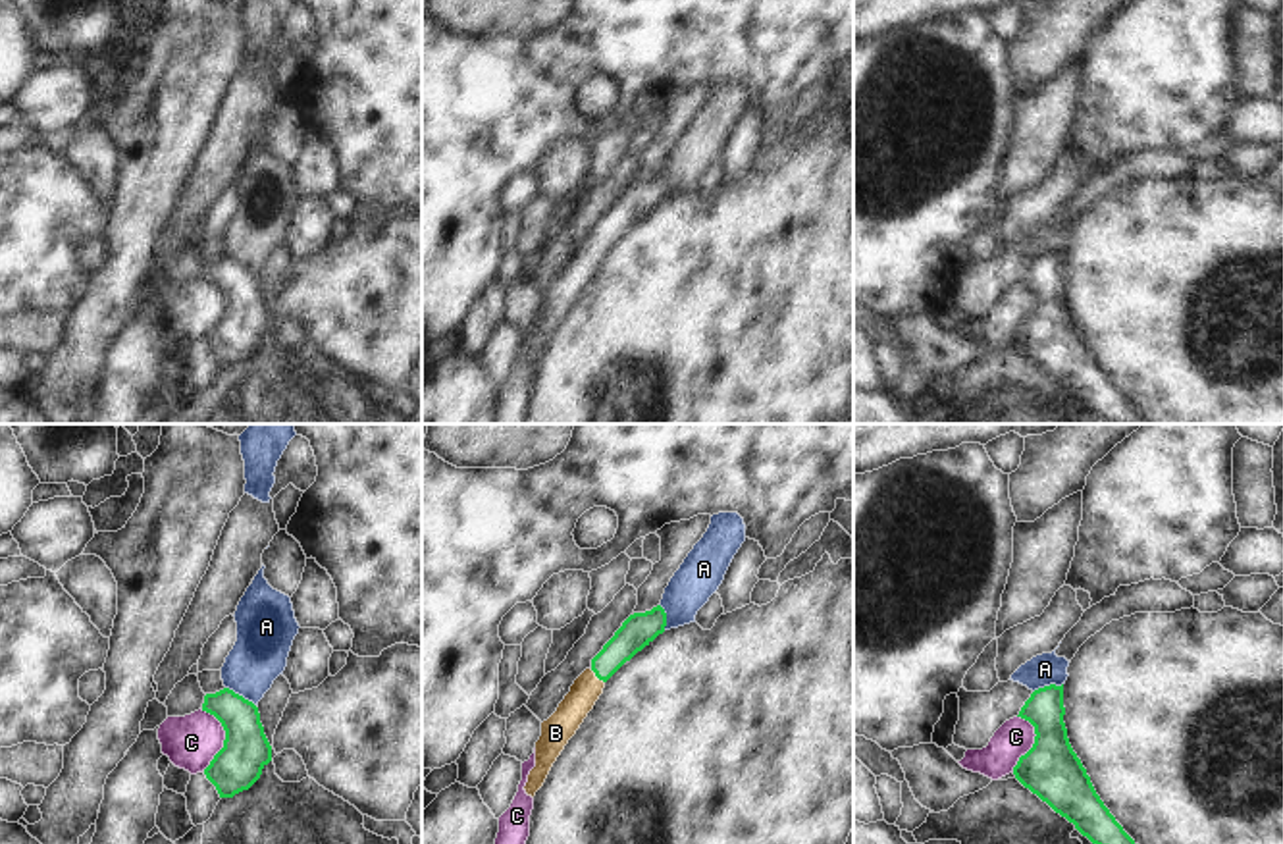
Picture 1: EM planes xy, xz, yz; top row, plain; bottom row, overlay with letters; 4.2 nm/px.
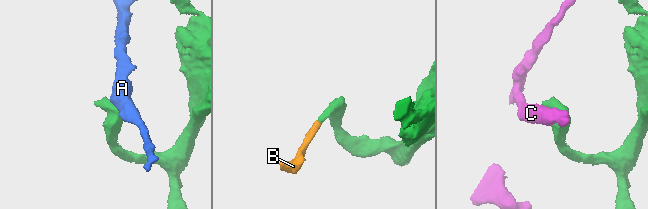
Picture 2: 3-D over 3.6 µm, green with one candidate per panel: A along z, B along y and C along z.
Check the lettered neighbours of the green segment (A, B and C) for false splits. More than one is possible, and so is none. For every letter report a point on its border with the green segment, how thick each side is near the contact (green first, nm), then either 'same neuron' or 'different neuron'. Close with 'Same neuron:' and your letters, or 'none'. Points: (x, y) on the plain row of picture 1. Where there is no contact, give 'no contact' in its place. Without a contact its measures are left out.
A: xy (241, 264) | 200/220 nm | different neuron
B: xz (598, 245) | 140/120 nm | same neuron
C: xy (226, 305) | 200/220 nm | different neuron
Same neuron: B

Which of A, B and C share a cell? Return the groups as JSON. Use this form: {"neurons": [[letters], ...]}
{"neurons": [["A"], ["B"], ["C"]]}

